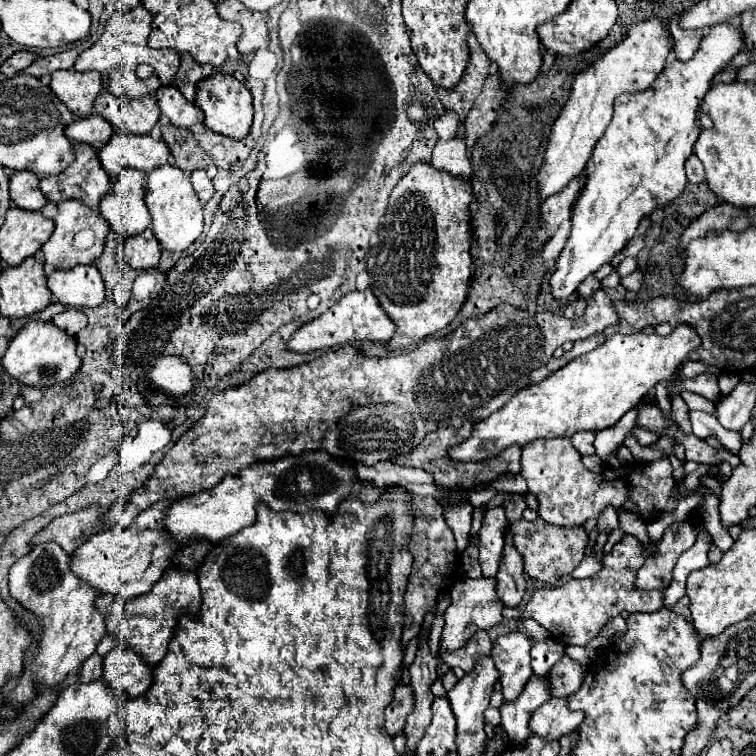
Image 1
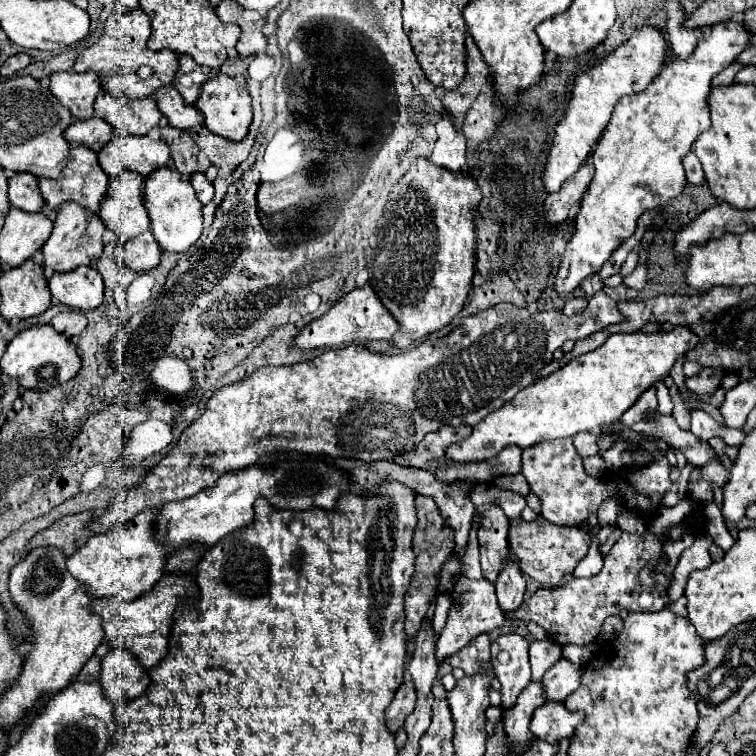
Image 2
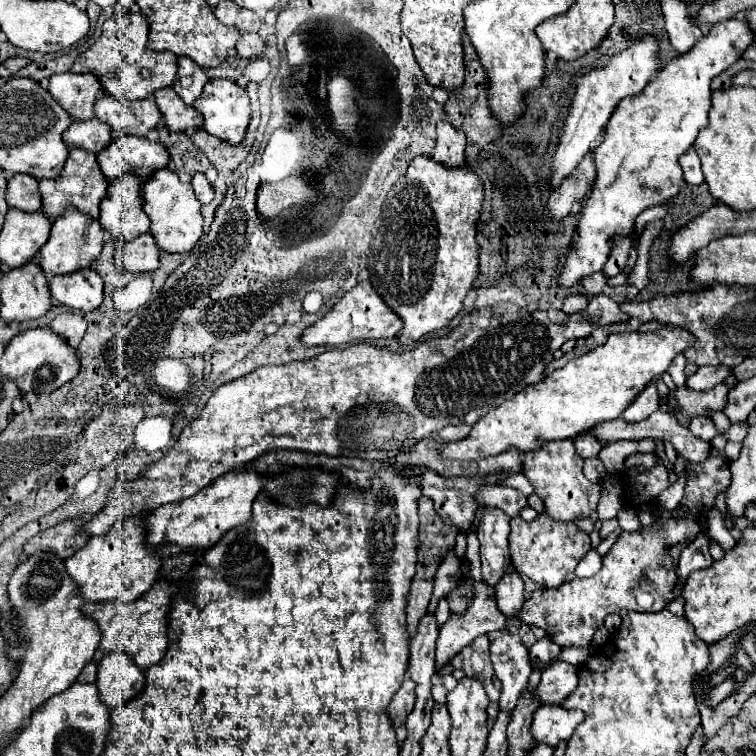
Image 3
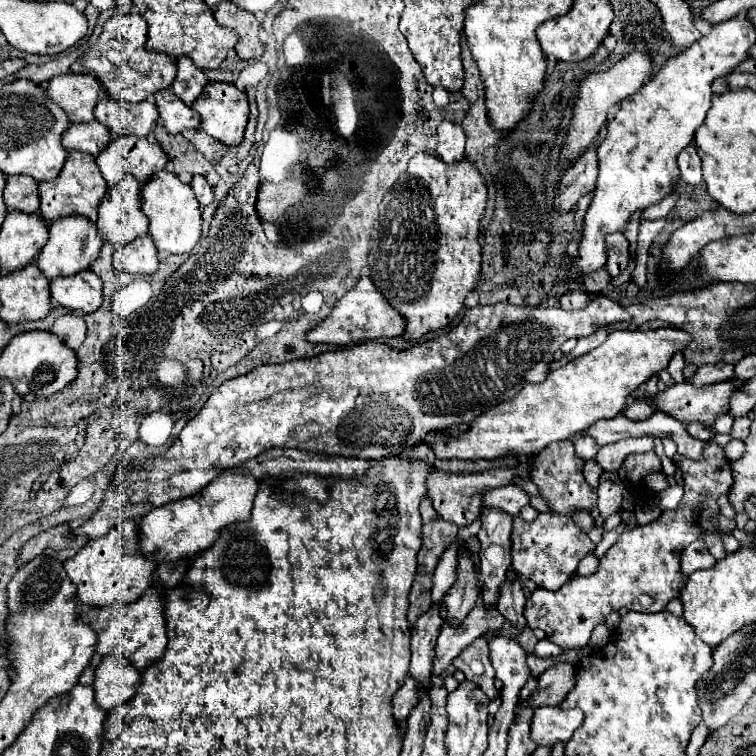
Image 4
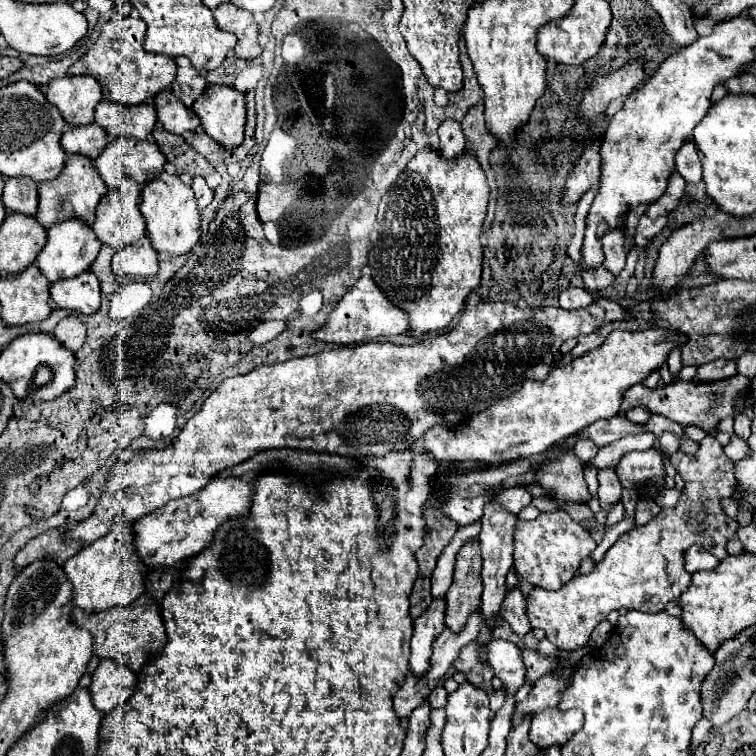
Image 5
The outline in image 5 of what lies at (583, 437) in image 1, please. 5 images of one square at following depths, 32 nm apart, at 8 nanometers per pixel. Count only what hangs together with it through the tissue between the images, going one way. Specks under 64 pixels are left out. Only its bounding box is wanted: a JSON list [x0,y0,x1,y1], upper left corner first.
[574,438,598,462]

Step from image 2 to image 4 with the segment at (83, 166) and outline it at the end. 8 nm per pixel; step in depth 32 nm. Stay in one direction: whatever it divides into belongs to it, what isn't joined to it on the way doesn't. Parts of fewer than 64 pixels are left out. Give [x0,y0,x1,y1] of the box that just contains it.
[40,150,108,224]

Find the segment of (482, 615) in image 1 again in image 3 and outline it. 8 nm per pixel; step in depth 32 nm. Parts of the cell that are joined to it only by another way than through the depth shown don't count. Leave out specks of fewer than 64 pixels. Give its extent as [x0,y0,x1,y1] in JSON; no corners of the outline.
[436,580,506,668]

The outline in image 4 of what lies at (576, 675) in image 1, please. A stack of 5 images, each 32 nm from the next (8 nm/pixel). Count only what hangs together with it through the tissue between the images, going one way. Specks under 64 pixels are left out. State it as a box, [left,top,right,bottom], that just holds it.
[530,662,576,706]

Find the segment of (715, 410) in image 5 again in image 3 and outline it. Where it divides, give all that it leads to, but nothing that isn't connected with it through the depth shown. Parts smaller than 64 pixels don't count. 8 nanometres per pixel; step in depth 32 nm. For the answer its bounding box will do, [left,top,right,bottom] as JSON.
[670,384,728,416]

